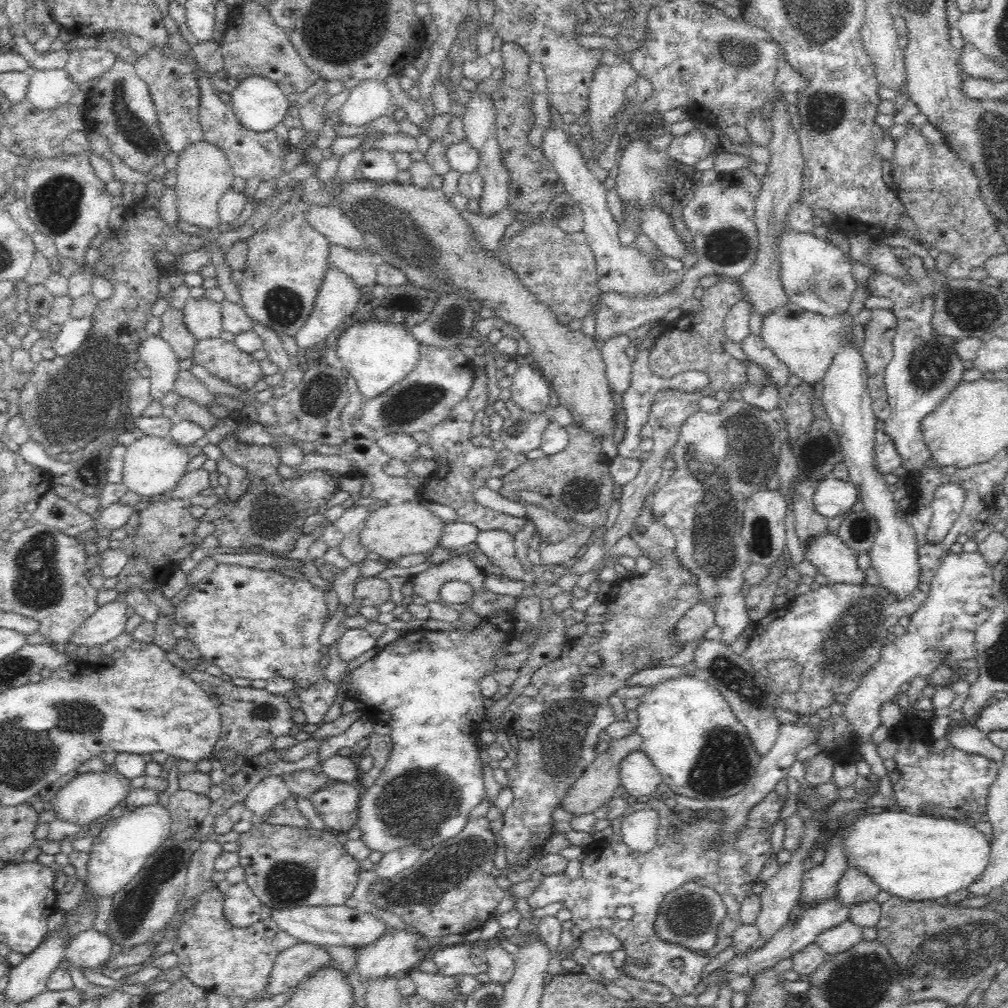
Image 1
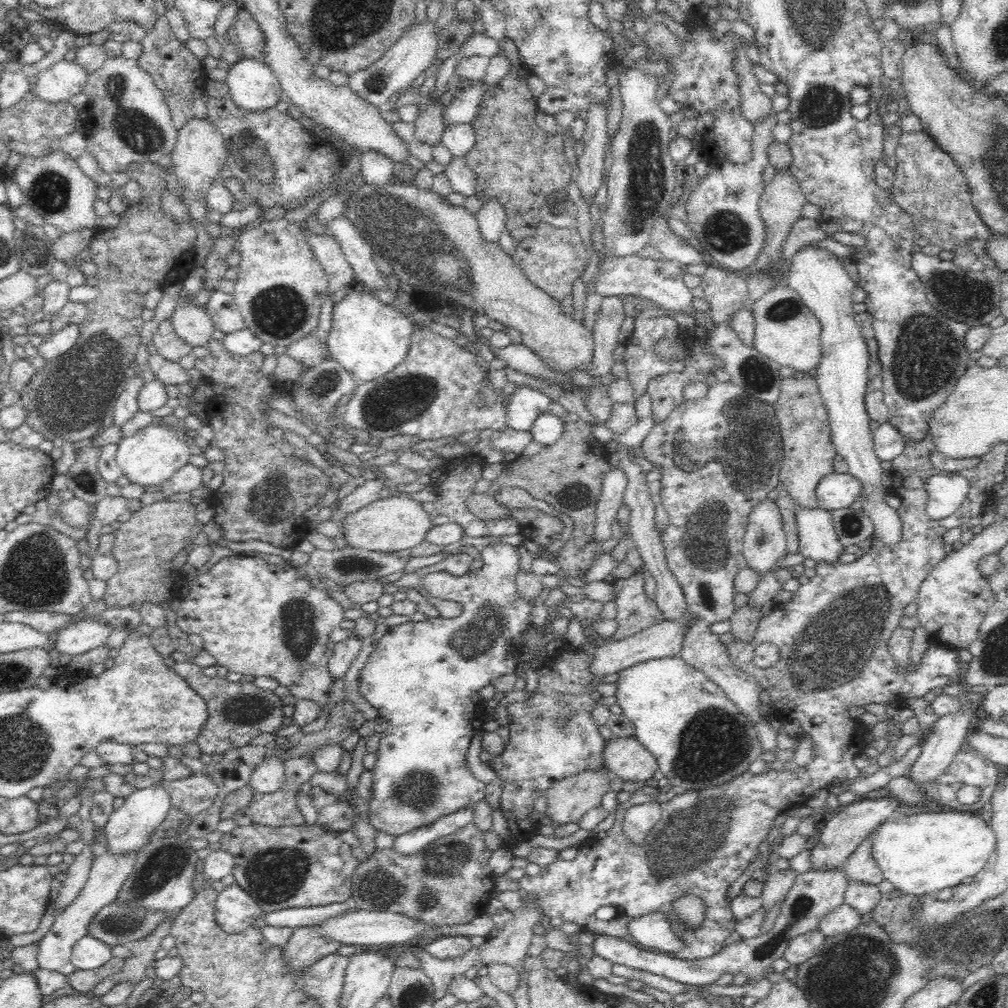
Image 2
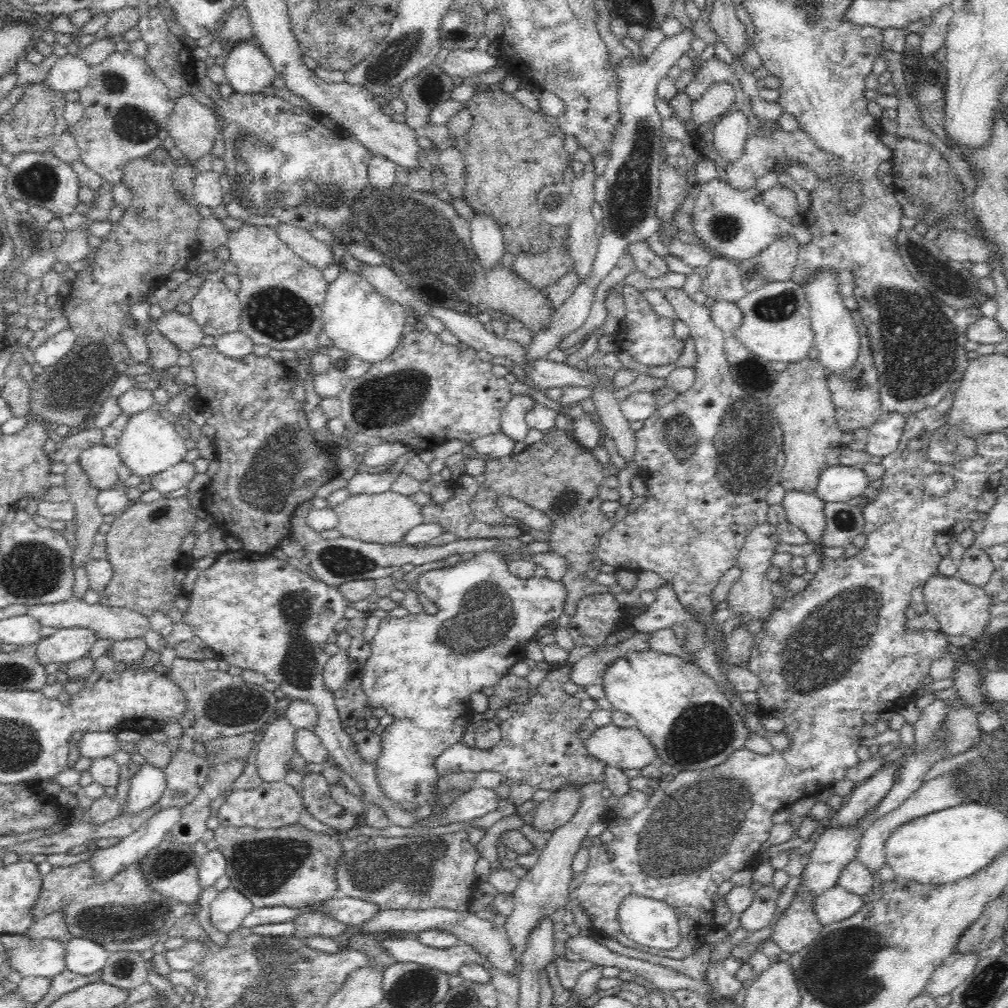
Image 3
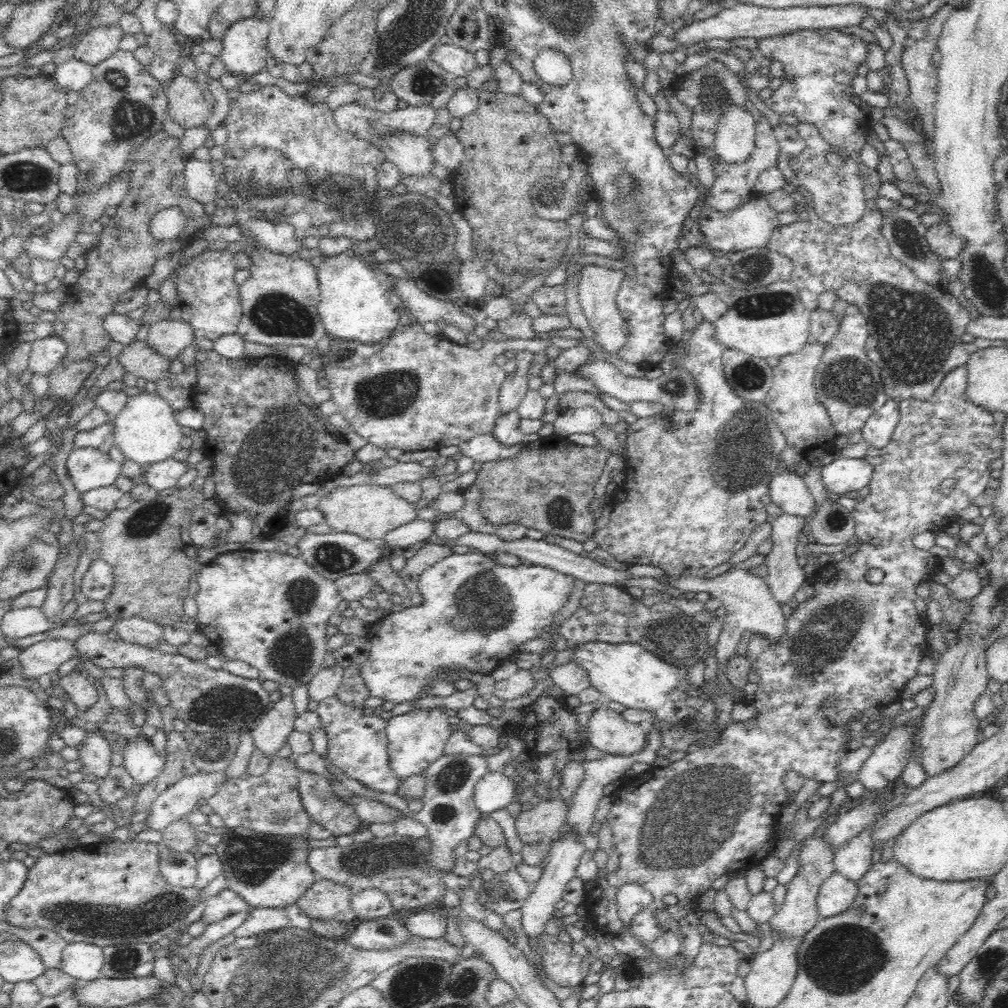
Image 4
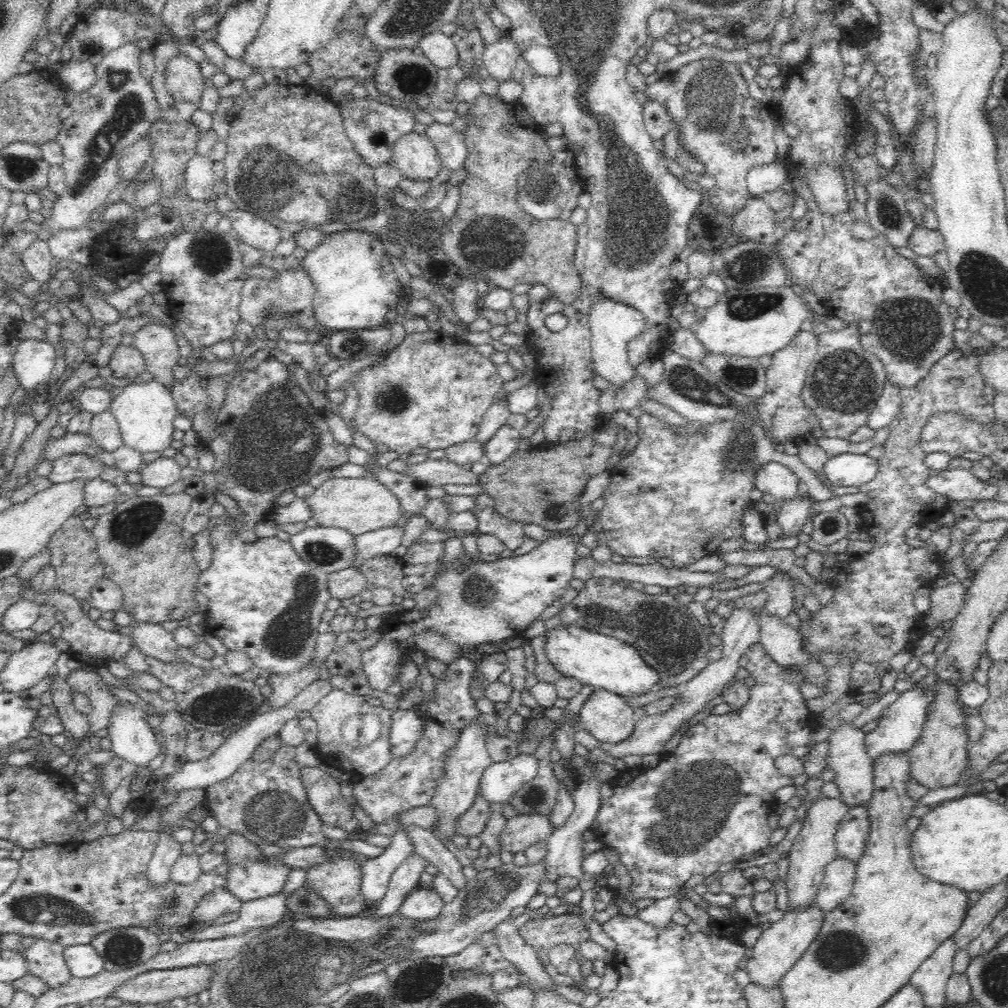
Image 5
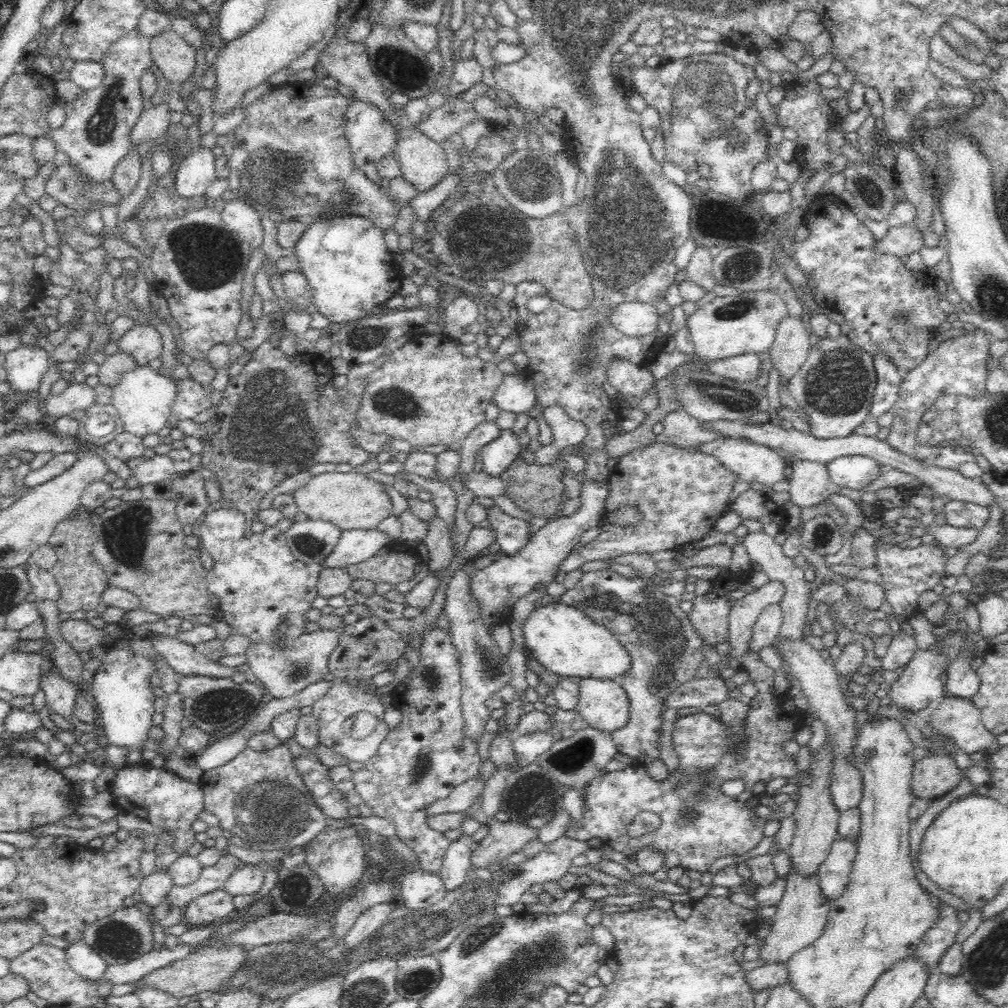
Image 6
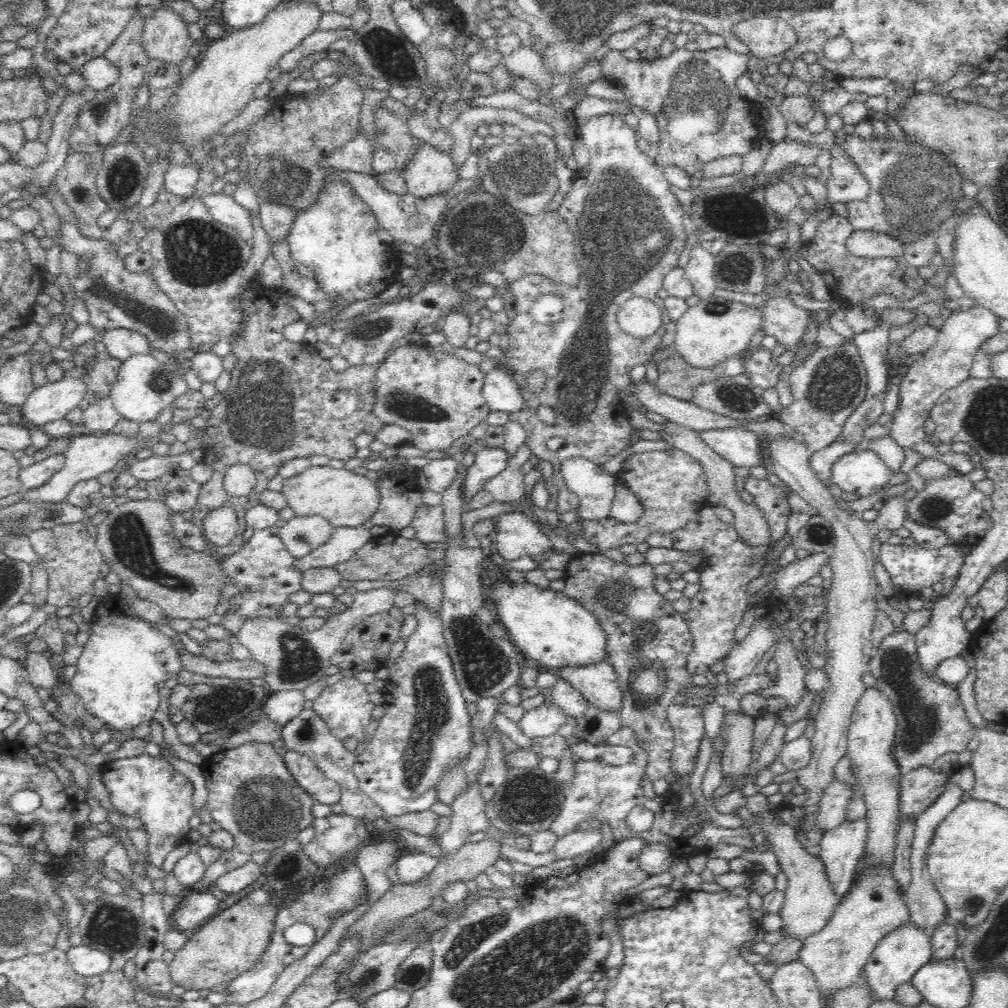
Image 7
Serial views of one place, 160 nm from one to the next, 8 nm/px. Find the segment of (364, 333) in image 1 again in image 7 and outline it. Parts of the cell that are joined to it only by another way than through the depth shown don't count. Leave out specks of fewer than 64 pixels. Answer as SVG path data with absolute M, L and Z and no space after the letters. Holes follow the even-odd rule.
M344 181L330 183L310 208L296 213L296 220L287 236L291 259L294 263L300 262L310 269L314 281L324 292L324 300L328 299L333 303L333 310L338 308L340 314L355 302L377 296L386 298L387 288L397 282L400 269L404 265L391 244L380 240L376 217L368 205L356 193L351 192L350 185L346 185Z

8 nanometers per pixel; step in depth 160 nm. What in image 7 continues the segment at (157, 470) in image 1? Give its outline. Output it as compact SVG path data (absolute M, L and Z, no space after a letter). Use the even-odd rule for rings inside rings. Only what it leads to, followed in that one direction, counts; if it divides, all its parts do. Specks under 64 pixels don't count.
M140 355L124 361L109 393L109 398L112 399L120 418L132 421L139 426L144 422L155 421L164 408L170 407L188 390L185 378L176 374L176 367L158 362L150 355Z

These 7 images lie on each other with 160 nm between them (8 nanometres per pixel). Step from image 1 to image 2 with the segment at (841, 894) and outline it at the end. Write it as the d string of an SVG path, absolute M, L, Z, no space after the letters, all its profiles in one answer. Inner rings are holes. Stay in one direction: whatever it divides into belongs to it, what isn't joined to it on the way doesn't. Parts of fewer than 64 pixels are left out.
M866 838L865 842L856 848L856 852L850 856L842 871L847 883L858 881L858 883L878 886L882 882L882 871L872 857L871 838Z

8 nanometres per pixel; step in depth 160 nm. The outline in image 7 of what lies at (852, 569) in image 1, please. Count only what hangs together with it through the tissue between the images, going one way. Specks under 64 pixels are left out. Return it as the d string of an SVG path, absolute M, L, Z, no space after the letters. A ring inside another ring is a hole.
M746 427L702 432L704 443L735 468L766 468L761 441Z

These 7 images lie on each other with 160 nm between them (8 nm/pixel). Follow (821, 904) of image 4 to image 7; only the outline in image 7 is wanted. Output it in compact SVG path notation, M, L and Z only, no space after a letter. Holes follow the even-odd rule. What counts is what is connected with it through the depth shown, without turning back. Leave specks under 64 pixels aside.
M865 818L844 822L826 831L822 840L819 858L838 898L850 890L855 880L866 847L867 829Z

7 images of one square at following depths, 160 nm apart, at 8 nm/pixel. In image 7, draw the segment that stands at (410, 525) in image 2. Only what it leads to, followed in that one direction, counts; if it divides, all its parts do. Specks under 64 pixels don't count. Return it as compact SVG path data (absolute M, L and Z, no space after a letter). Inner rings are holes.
M310 467L302 474L286 480L281 492L297 516L321 516L334 528L363 526L380 506L379 488L366 476L346 467Z

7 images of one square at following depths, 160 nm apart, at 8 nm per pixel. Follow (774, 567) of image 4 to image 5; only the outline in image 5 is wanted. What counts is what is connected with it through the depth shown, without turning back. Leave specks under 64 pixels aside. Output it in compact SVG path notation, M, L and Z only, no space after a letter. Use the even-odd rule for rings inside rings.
M802 497L780 503L775 512L775 522L780 527L780 536L803 538L802 529L810 516L811 505L810 499ZM776 568L772 578L764 582L762 590L766 592L765 609L770 614L786 618L790 612L793 612L796 585L794 585L794 576L789 572Z

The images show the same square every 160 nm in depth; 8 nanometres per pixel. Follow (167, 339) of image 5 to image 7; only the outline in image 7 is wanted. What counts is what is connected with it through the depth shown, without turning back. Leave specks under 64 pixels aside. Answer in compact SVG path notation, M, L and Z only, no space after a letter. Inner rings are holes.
M126 328L108 330L99 339L106 345L107 354L122 362L134 356L148 356L153 350L146 336Z

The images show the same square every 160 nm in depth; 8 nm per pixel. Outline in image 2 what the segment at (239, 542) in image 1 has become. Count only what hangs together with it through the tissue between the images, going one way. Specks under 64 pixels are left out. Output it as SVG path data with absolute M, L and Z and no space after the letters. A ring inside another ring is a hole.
M215 339L210 340L207 347L210 349L210 356L197 360L195 369L202 372L207 381L222 384L228 389L224 394L215 397L211 405L205 407L209 425L215 433L211 447L220 449L226 455L226 466L222 473L223 485L208 500L216 510L213 522L219 526L221 537L228 542L262 540L276 548L293 548L308 534L308 520L304 518L304 512L316 506L329 491L330 479L319 467L302 462L301 453L285 440L282 429L266 425L268 406L262 400L280 393L283 384L272 375L268 378L261 376L260 368L265 356L260 352L254 352L249 356L234 355L224 347L224 342Z

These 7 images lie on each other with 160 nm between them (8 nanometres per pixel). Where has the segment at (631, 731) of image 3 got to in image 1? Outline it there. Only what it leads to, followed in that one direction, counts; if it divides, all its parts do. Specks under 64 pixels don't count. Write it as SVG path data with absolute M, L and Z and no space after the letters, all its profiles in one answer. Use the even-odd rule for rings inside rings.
M633 752L620 767L621 786L635 799L648 800L663 782L662 776L646 753Z

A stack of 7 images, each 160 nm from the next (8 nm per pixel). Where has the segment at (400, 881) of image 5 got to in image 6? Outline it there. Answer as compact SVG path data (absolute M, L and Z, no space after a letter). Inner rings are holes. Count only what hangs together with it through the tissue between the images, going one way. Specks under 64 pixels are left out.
M393 900L372 905L368 908L351 927L351 930L345 934L346 938L341 942L345 948L356 948L358 943L363 942L373 936L376 930L379 930L388 920L388 916L393 912Z

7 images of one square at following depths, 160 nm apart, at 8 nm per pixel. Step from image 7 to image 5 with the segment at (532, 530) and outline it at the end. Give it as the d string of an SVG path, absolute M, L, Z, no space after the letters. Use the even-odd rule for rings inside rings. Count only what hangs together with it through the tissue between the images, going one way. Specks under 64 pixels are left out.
M486 493L474 494L472 513L477 520L477 534L490 535L501 540L507 550L512 553L522 546L524 525L504 518L494 512L492 497Z

